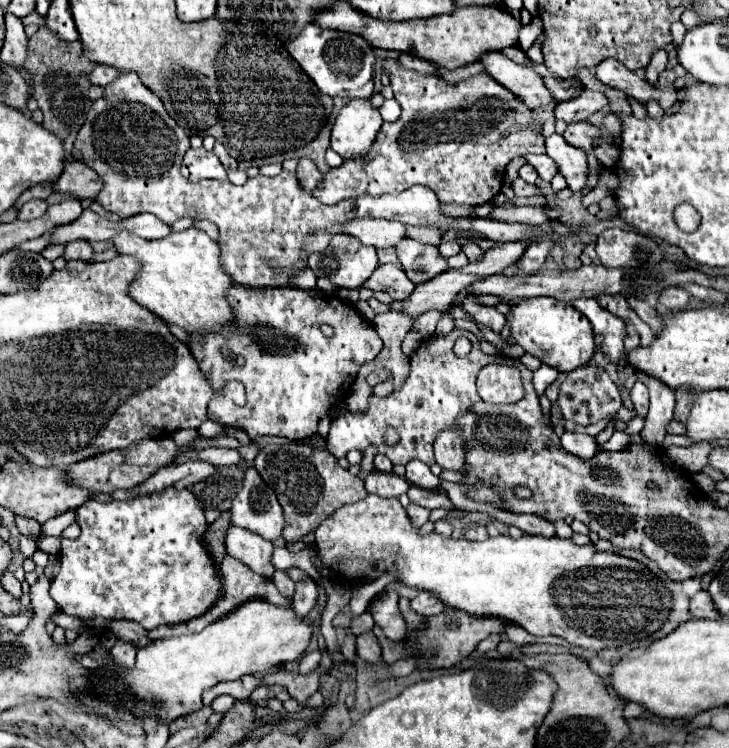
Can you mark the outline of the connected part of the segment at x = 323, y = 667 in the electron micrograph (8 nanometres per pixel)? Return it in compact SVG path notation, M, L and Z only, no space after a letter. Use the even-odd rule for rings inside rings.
M319 634L317 640L319 642L318 646L322 657L320 660L320 666L318 666L314 672L302 676L302 674L298 674L298 672L288 672L288 670L280 668L276 674L266 676L264 680L266 680L268 684L280 684L280 686L284 686L284 688L290 692L290 696L292 696L294 700L304 702L310 694L314 694L314 692L318 690L320 676L326 674L326 672L332 668L332 659L328 654L324 637Z

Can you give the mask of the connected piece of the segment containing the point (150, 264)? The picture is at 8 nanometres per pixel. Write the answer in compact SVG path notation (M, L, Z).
M192 226L160 240L144 240L130 232L120 232L112 242L118 254L136 256L142 262L140 276L132 282L130 296L164 322L176 324L188 334L222 332L234 324L234 312L226 300L234 280L222 268L218 242L206 232Z

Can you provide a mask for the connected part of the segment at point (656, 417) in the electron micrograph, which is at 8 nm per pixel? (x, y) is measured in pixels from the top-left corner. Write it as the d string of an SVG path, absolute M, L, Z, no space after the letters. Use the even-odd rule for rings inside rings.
M636 370L636 378L644 382L650 390L650 410L640 436L650 446L662 446L666 424L672 420L674 414L674 392L662 380L652 378L640 370Z

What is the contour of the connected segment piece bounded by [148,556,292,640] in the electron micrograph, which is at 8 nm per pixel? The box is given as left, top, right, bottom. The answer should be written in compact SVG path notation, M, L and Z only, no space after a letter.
M226 556L226 558L222 560L220 572L222 572L224 594L218 598L218 602L216 602L206 614L202 614L202 616L198 616L198 618L192 618L192 620L188 620L188 622L176 624L176 626L160 626L160 628L156 628L156 630L150 630L148 636L150 636L152 640L158 640L158 638L170 638L170 636L182 636L182 634L200 632L200 630L204 630L208 624L212 624L214 620L220 620L222 616L230 614L230 612L236 610L240 604L244 604L244 602L248 602L248 600L252 600L252 598L262 598L262 600L268 600L268 602L272 602L272 604L278 604L278 606L290 606L290 602L292 602L290 598L284 598L284 596L278 592L278 588L274 586L274 582L272 582L270 578L252 572L246 564L242 564L240 560L236 560L236 558L232 558L232 556Z

